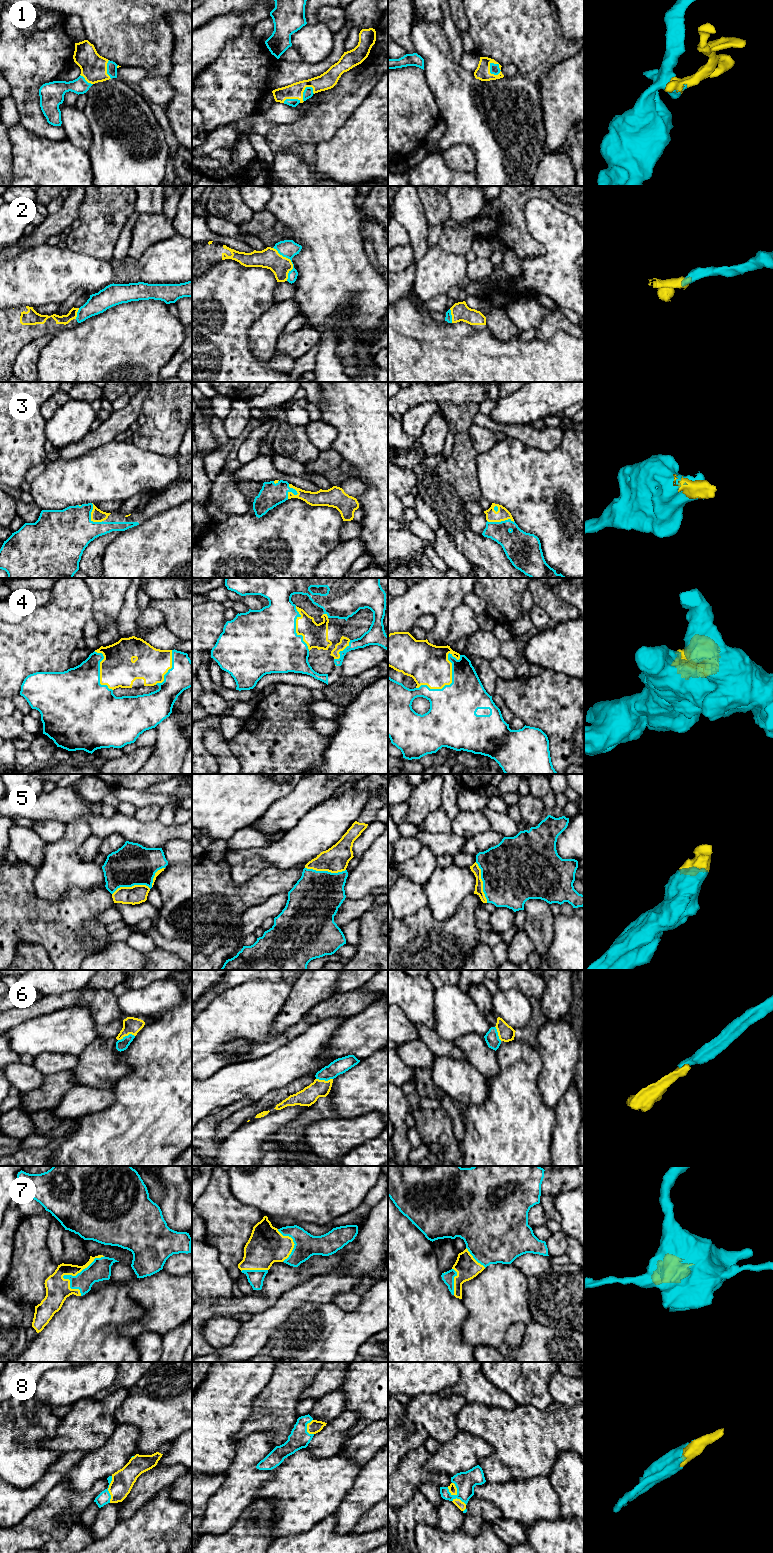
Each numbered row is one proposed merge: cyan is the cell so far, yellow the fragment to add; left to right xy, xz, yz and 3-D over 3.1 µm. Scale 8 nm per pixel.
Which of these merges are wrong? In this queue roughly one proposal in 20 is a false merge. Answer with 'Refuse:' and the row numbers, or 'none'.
Refuse: none

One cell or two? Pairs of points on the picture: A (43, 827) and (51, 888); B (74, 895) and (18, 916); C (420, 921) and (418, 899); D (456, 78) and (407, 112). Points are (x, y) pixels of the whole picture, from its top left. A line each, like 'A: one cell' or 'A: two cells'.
A: two cells
B: one cell
C: two cells
D: two cells

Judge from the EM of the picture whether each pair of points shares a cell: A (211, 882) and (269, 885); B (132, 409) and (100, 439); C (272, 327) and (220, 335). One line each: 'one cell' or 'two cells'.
A: one cell
B: one cell
C: two cells

